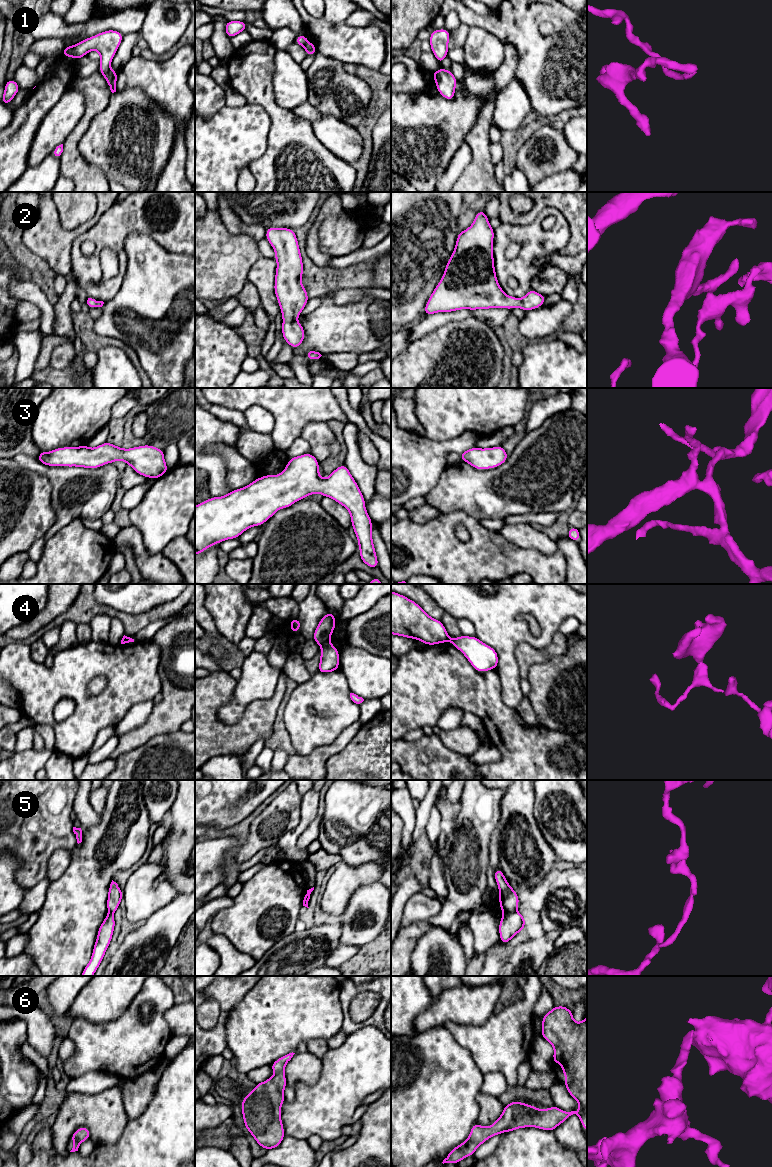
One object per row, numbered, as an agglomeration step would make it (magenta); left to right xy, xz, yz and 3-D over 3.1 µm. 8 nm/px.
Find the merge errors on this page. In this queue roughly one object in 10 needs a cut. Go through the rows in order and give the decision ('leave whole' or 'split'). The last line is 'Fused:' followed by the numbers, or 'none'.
1: split
2: leave whole
3: leave whole
4: split
5: split
6: leave whole
Fused: 1, 4, 5

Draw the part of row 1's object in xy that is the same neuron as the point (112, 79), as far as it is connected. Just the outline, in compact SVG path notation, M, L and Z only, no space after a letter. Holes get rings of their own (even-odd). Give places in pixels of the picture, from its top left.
M111 70L109 77L106 79L112 93L116 92L117 74L118 71Z

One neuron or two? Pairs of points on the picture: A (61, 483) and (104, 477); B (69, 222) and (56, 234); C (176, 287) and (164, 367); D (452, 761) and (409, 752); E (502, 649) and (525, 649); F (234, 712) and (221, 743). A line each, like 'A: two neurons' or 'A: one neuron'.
A: one neuron
B: two neurons
C: one neuron
D: one neuron
E: two neurons
F: two neurons

